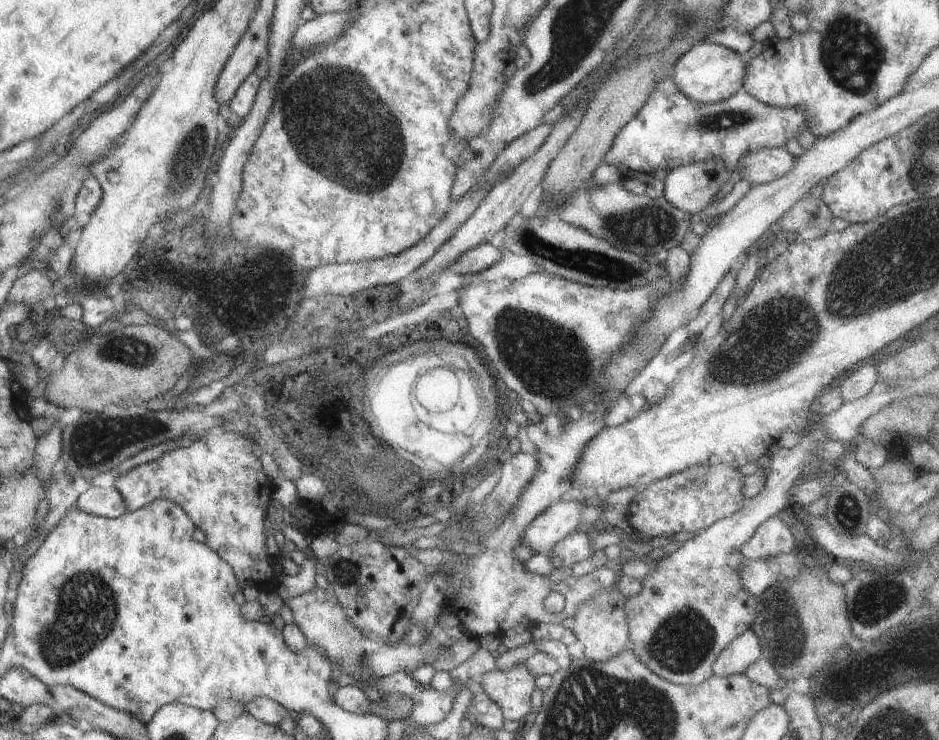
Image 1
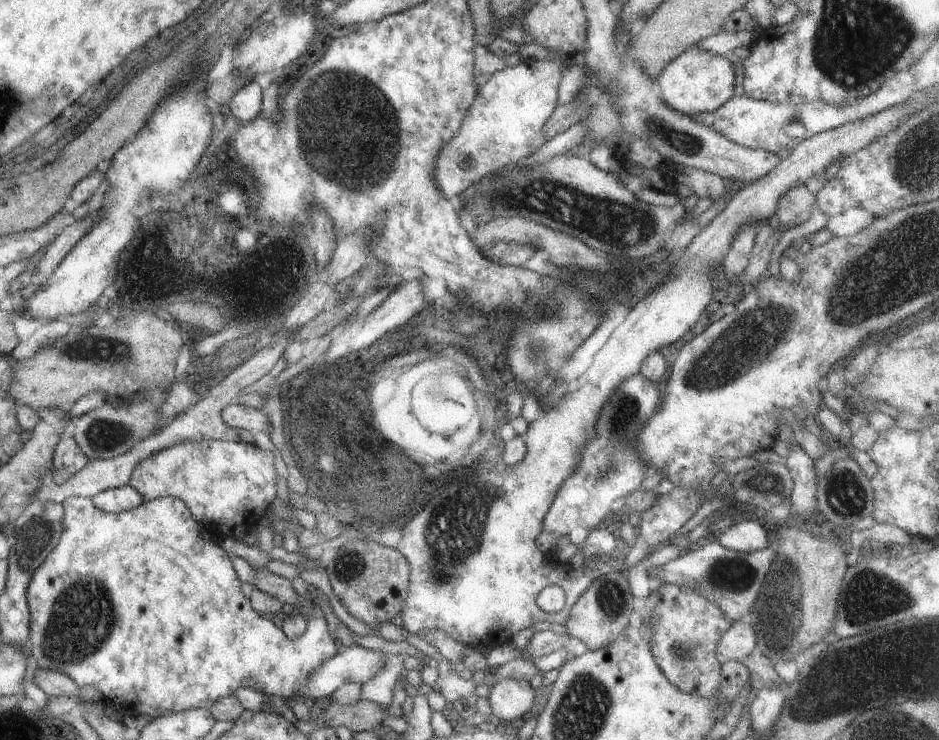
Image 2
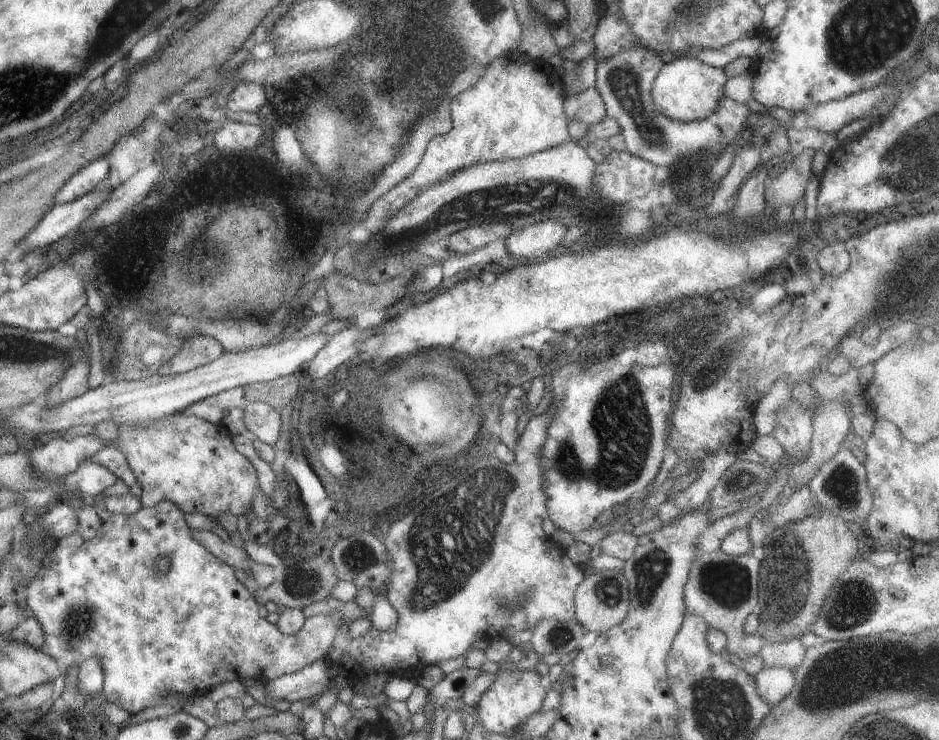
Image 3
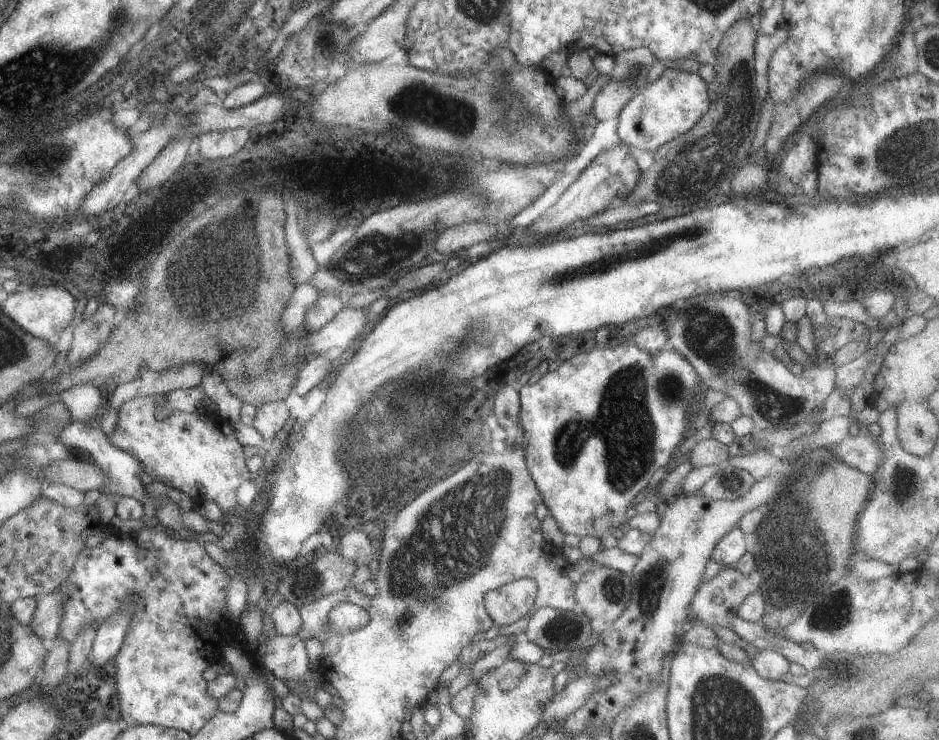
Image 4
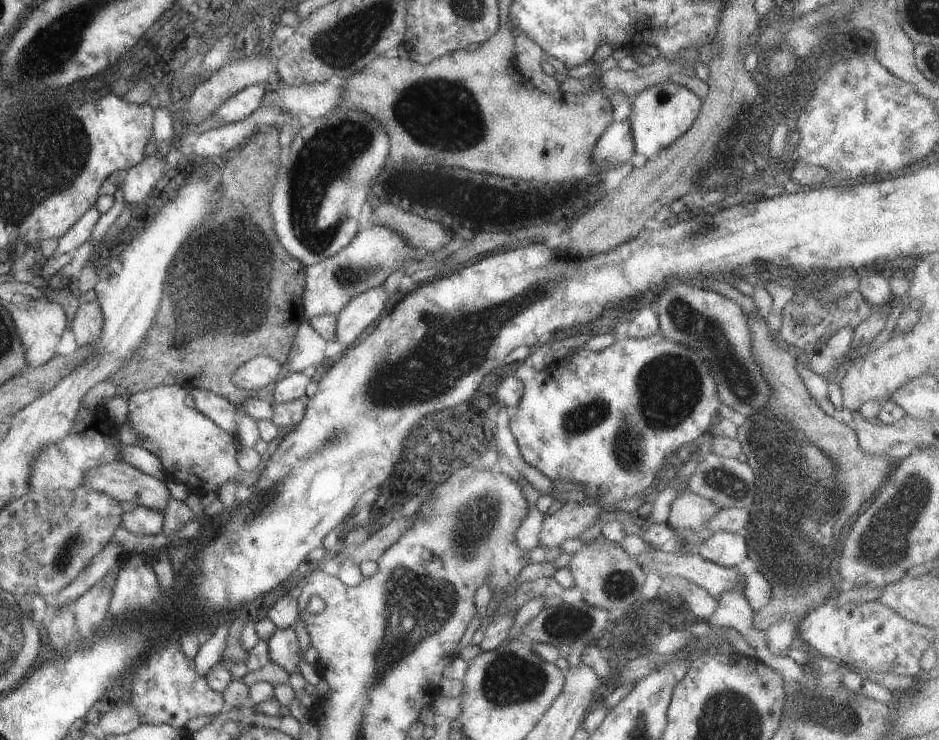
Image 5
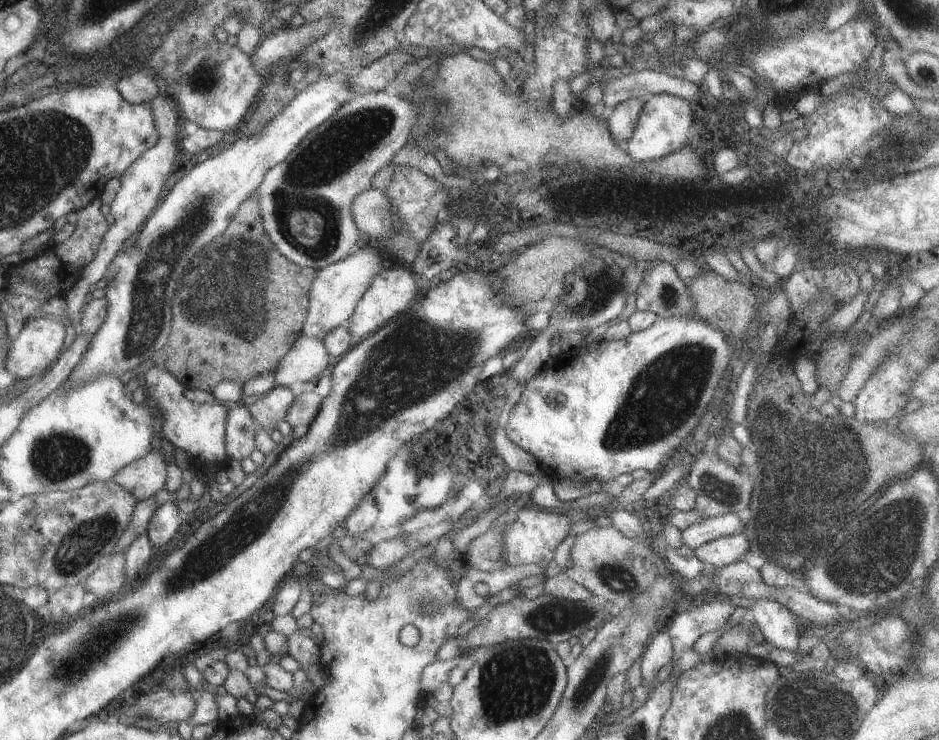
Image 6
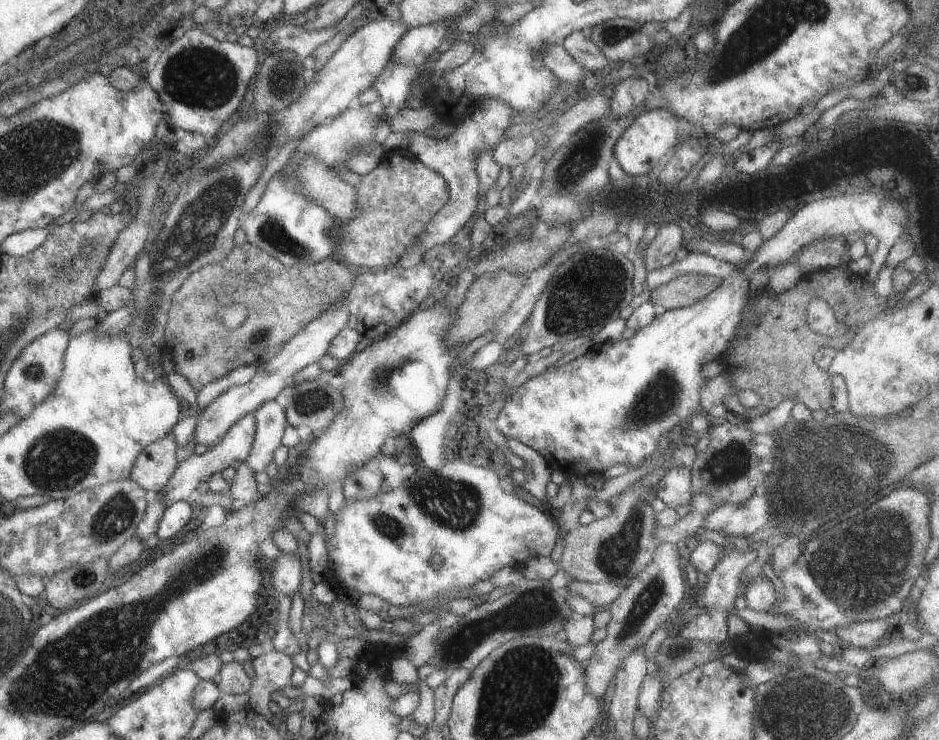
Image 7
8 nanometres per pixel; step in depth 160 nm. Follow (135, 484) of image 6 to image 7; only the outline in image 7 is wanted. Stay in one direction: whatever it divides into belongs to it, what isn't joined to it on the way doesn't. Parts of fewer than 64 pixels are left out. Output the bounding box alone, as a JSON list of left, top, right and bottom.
[128,435,175,494]

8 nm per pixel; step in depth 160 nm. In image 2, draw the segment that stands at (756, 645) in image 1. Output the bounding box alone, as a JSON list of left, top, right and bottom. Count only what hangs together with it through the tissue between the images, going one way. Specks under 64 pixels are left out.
[714,619,756,665]

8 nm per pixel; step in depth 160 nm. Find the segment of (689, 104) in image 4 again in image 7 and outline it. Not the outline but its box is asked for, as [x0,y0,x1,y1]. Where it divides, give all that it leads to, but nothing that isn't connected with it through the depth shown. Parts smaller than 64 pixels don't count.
[613,107,677,175]

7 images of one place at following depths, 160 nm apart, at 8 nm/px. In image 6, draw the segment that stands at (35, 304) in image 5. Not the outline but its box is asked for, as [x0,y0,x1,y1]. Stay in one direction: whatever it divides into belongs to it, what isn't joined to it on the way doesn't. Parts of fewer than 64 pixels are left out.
[4,315,65,380]

